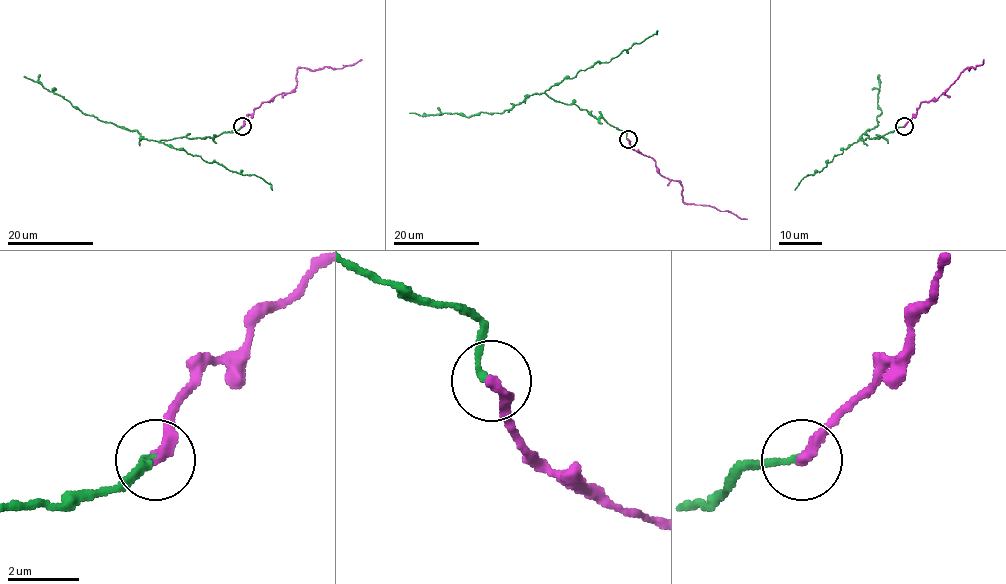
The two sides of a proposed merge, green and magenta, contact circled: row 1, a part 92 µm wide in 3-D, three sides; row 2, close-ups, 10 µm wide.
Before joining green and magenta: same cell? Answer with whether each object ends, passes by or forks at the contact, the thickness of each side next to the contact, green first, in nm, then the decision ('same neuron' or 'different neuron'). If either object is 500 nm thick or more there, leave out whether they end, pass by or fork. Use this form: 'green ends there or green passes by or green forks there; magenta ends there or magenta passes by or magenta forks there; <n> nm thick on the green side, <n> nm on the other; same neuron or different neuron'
green ends there; magenta ends there; 180 nm thick on the green side, 320 nm on the other; same neuron

